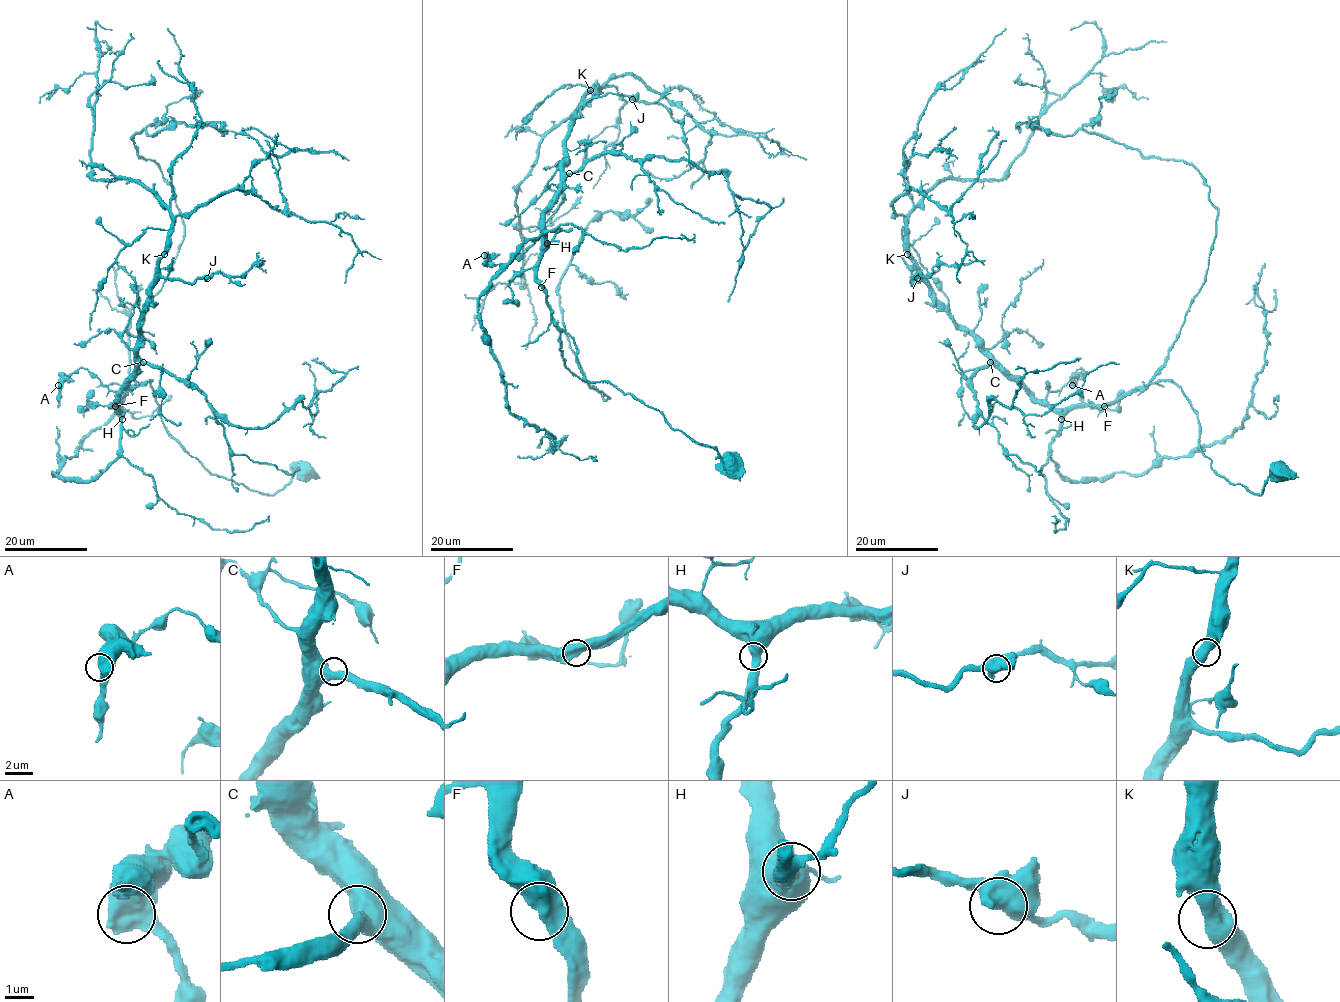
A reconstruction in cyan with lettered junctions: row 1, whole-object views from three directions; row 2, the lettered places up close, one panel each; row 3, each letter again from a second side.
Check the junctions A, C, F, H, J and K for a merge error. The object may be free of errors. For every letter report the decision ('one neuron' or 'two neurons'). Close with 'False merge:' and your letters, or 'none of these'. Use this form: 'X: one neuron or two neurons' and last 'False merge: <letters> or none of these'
A: one neuron
C: one neuron
F: one neuron
H: one neuron
J: one neuron
K: one neuron
False merge: none of these

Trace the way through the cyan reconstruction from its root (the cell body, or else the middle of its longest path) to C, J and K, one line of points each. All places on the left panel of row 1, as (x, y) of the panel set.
C: (305, 473), (296, 471), (273, 494), (211, 474), (169, 434), (151, 380), (127, 390), (112, 406), (143, 362)
J: (305, 473), (273, 494), (211, 474), (169, 434), (151, 380), (111, 405), (149, 289), (207, 278)
K: (305, 473), (273, 494), (211, 474), (169, 434), (151, 380), (111, 405), (135, 367), (142, 305), (164, 254)

